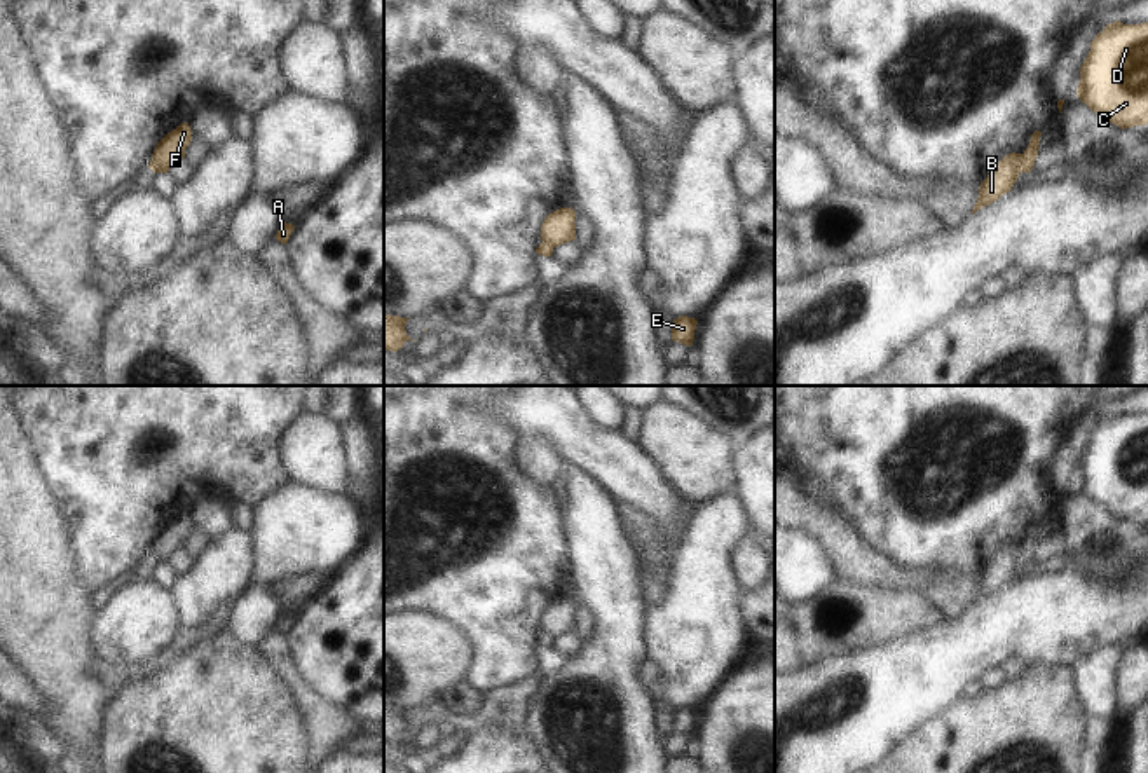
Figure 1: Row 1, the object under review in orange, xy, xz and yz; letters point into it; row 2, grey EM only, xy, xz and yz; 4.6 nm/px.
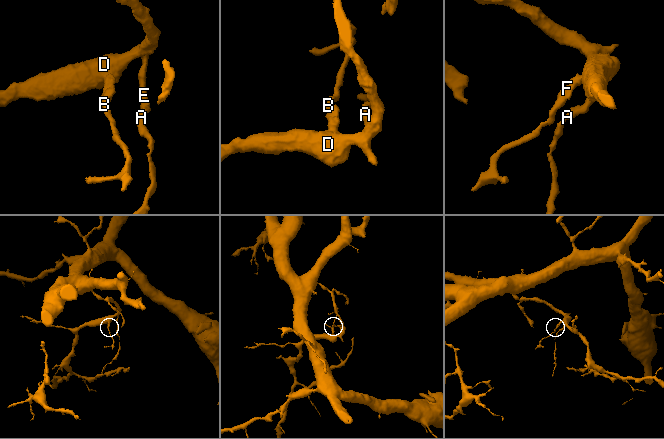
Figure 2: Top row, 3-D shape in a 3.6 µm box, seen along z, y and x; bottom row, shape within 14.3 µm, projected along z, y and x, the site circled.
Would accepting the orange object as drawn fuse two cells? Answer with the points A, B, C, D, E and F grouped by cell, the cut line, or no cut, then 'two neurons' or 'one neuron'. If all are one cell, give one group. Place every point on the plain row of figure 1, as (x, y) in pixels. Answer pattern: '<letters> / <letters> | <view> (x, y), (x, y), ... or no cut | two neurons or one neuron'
A C D E / B F | yz (1024, 545), (1019, 560) | two neurons

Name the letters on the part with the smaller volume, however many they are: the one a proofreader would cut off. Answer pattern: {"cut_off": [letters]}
{"cut_off": ["B", "F"]}

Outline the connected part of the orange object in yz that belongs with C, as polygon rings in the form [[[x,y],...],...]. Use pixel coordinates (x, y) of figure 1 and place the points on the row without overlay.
[[[1115,412],[1096,426],[1076,487],[1122,520],[1148,515],[1148,414]]]

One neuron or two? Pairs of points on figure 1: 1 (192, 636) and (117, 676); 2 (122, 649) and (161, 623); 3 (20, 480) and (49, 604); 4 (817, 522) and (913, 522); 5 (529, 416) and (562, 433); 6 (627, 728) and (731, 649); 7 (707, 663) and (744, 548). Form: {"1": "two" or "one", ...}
{"1": "one", "2": "one", "3": "one", "4": "two", "5": "one", "6": "two", "7": "two"}

